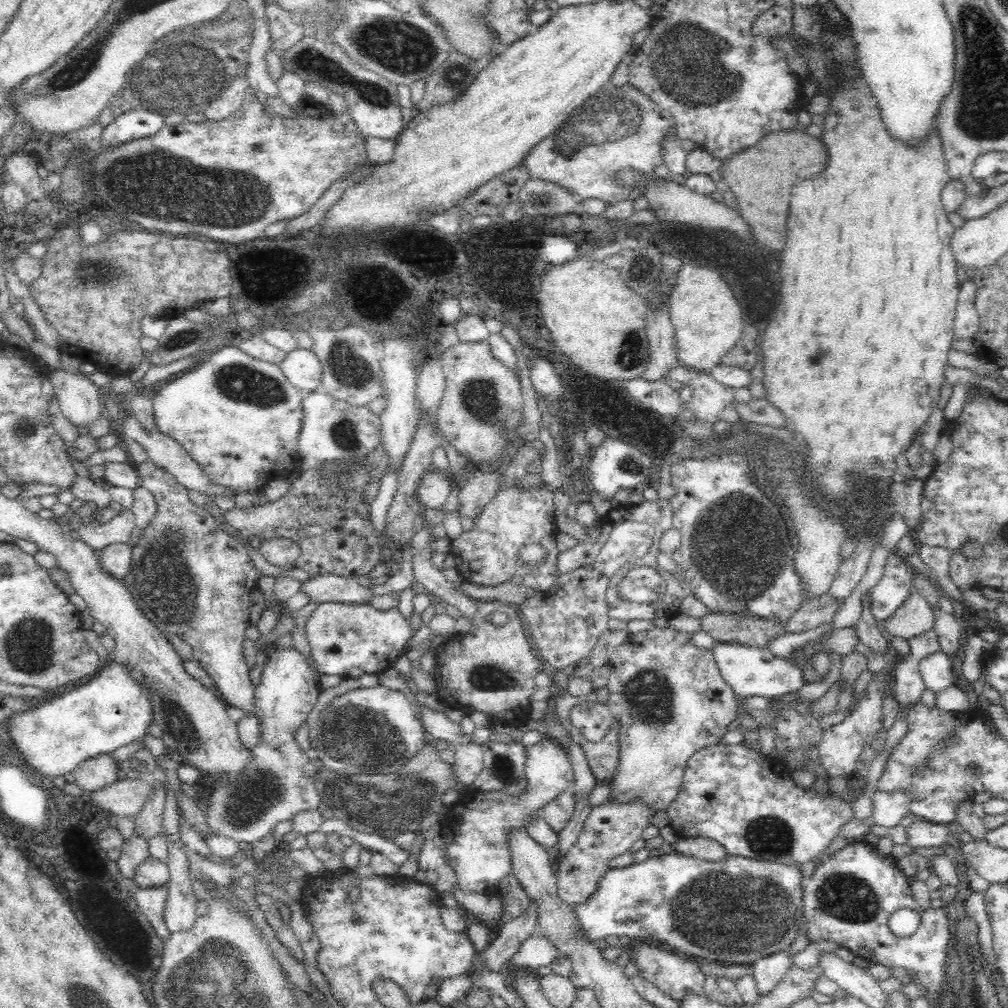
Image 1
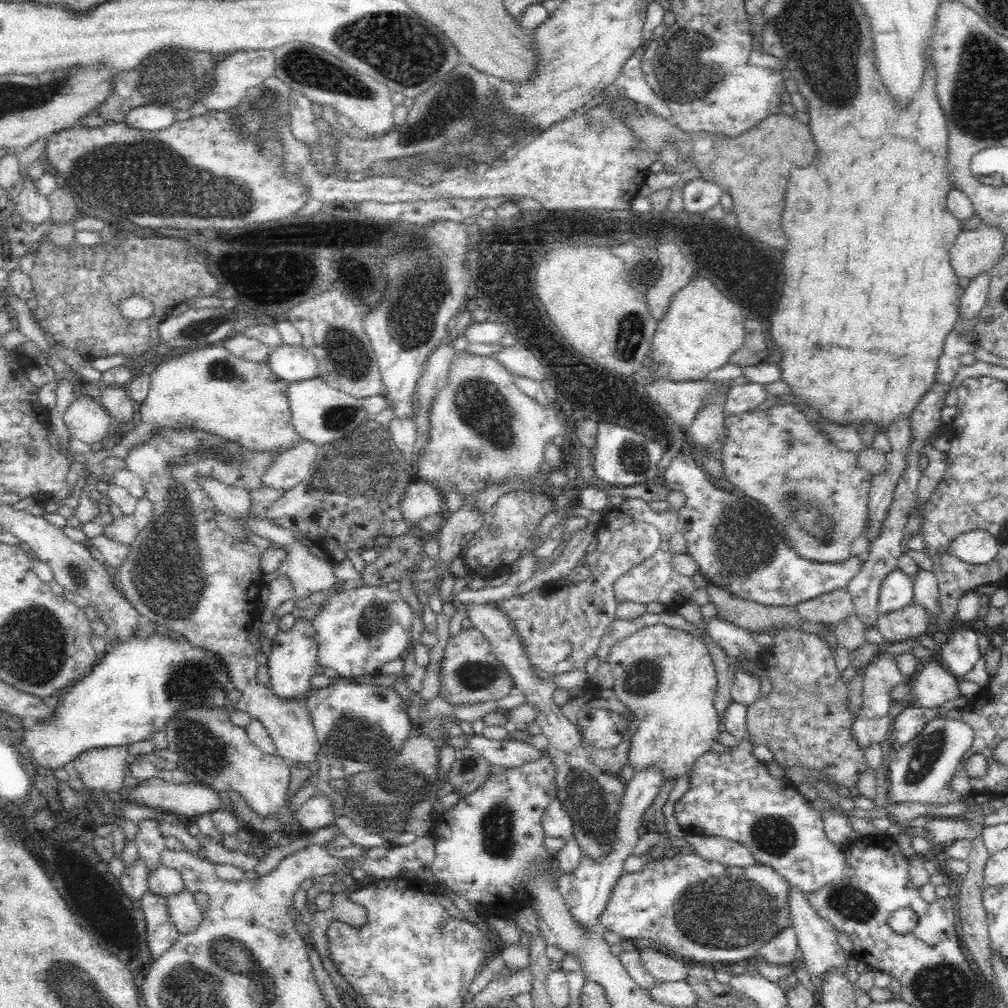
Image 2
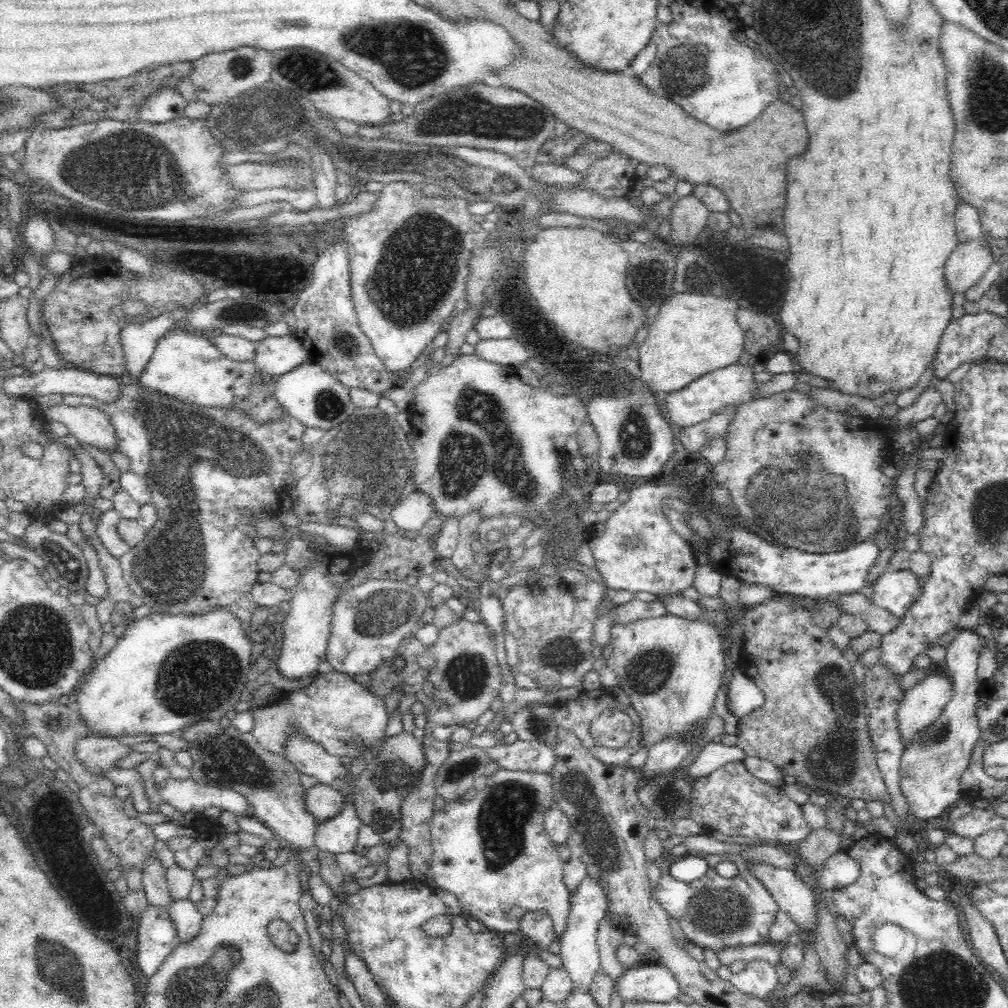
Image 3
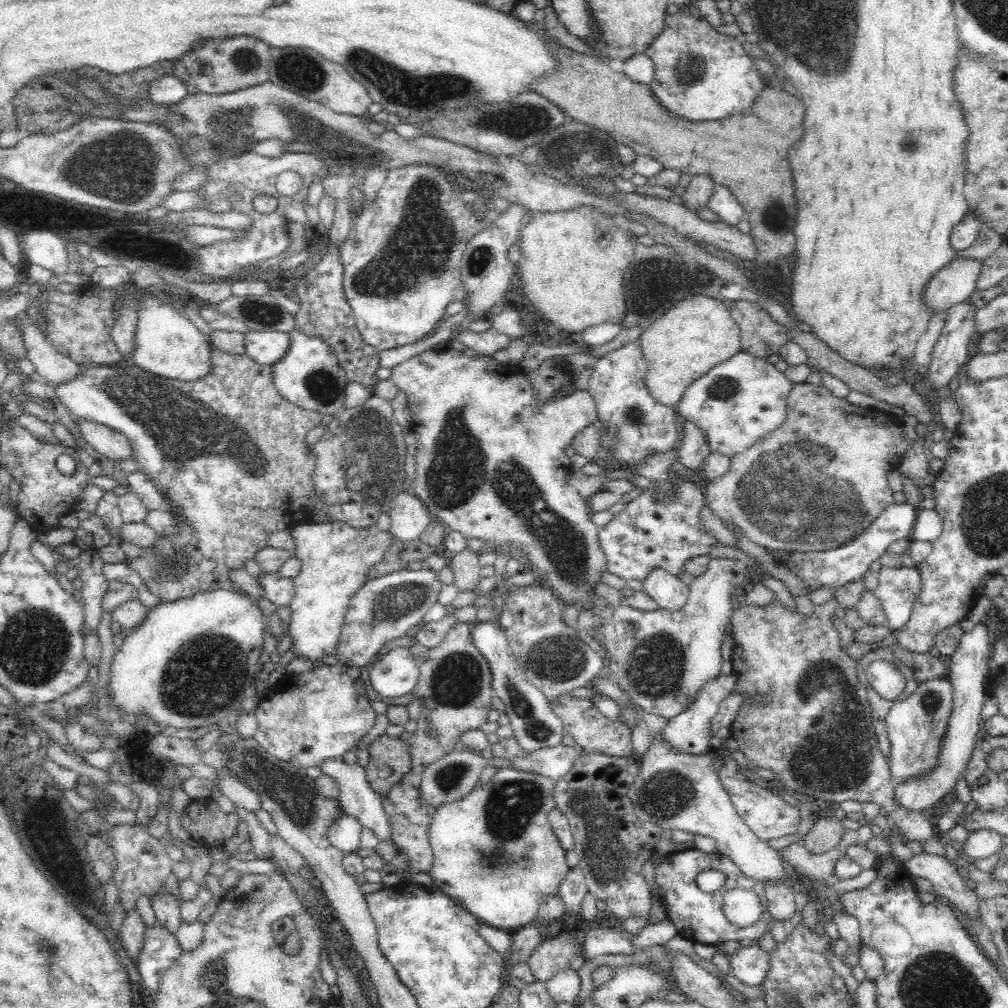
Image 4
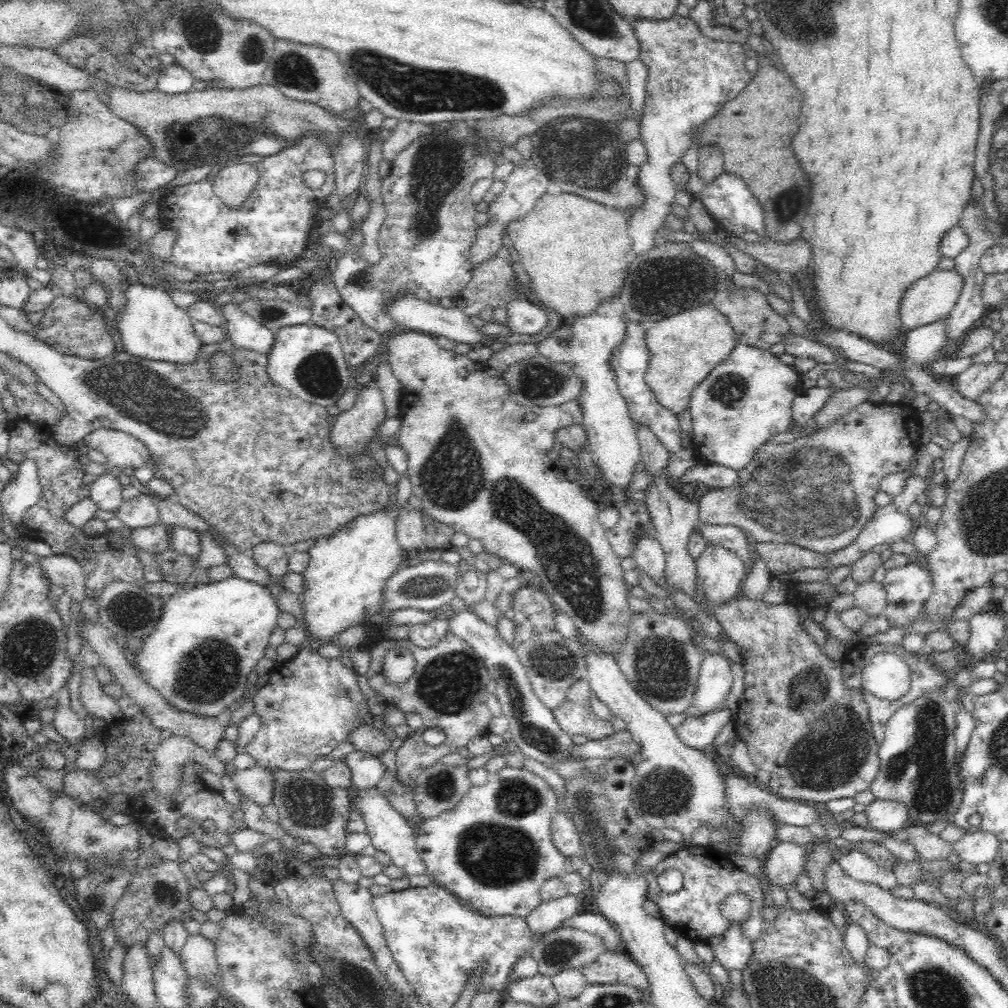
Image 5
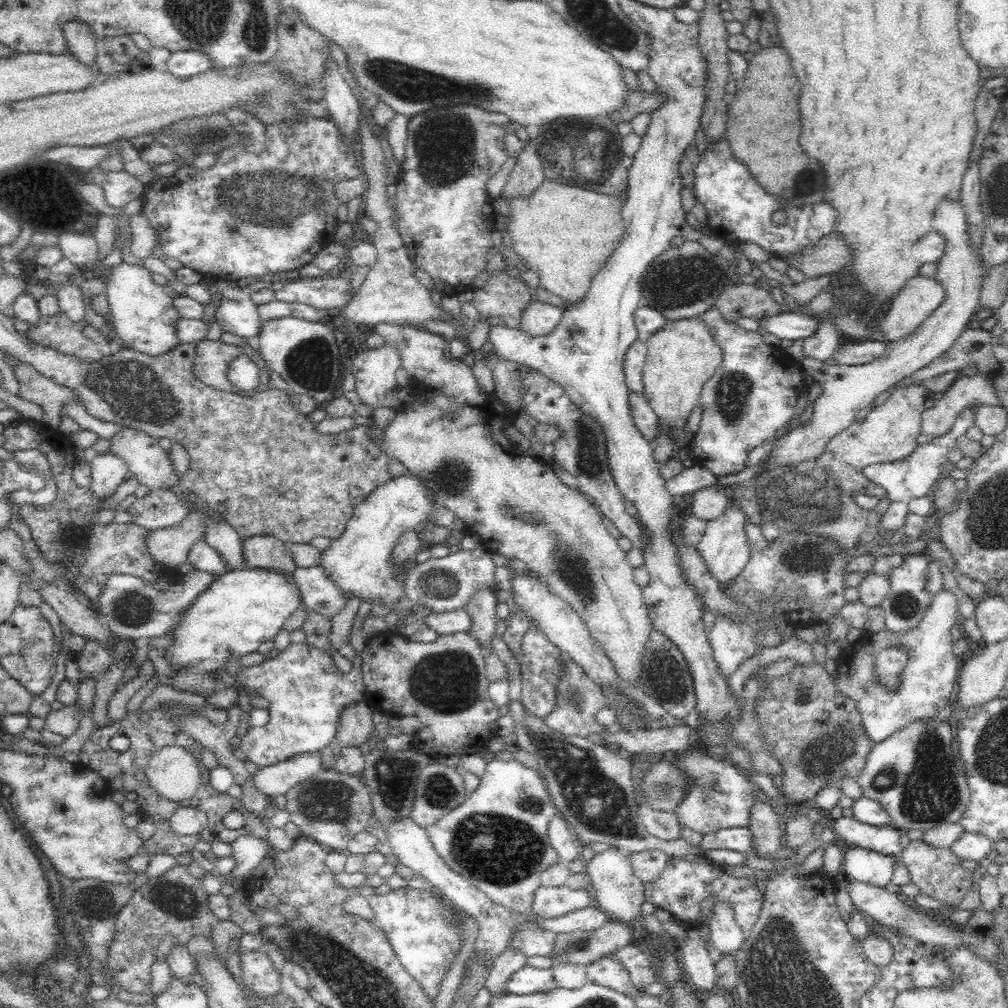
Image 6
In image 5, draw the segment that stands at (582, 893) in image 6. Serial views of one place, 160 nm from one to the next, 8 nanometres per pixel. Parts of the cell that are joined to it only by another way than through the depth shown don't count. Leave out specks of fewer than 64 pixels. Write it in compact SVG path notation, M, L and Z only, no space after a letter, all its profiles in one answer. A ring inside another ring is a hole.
M566 892L560 898L550 898L550 900L540 900L540 904L525 916L525 921L528 923L528 928L532 932L539 934L546 934L552 930L560 927L560 924L574 916L580 909L582 904L588 901L588 896L577 895L574 896Z

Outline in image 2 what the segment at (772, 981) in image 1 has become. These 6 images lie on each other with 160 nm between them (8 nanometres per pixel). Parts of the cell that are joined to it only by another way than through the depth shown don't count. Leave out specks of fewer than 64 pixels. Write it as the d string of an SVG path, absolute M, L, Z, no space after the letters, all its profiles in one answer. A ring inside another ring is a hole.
M784 926L774 938L760 947L758 958L768 964L790 965L795 963L795 954L799 949L797 934L792 926Z

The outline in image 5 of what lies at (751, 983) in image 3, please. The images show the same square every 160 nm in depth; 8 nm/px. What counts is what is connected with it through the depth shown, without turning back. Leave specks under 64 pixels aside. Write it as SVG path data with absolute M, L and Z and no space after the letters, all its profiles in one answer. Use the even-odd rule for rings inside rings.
M730 924L720 934L720 943L713 948L714 960L726 970L742 970L752 956L751 940L738 924Z

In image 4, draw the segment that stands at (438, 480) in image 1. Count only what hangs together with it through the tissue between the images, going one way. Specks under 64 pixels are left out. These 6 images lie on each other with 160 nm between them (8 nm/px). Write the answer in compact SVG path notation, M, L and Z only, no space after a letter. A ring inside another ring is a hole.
M400 490L392 498L389 515L392 519L389 532L394 540L402 542L418 539L433 520L424 503L406 490Z

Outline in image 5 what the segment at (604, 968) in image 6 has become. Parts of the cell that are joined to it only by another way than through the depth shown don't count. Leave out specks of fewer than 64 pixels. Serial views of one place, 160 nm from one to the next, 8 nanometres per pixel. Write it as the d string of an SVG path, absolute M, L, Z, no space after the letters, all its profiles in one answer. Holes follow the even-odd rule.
M612 949L581 968L588 984L626 984L649 990L648 979L625 949Z

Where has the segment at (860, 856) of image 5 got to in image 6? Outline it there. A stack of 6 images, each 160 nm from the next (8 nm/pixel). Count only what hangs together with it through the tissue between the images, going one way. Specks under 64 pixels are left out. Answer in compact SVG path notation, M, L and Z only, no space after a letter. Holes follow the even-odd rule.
M845 848L842 873L848 880L884 887L891 882L900 855L886 855L866 848Z

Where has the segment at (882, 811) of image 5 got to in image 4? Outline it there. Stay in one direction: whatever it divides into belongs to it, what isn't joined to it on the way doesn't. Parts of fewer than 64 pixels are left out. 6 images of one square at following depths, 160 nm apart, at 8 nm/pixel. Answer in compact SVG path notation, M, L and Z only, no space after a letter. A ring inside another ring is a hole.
M981 621L962 635L958 648L947 657L949 673L946 677L951 680L954 700L948 732L944 734L940 762L930 774L895 786L893 798L898 806L928 813L929 809L942 798L954 794L956 778L961 772L965 772L967 763L971 760L976 736L981 726L981 711L986 698L985 681L991 675L988 662L993 648L994 642L990 640L988 627Z

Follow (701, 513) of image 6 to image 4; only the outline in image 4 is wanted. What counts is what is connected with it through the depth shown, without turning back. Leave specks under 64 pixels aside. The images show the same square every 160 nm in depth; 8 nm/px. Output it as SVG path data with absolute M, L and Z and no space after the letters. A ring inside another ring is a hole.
M807 383L795 384L792 387L787 398L787 405L787 419L774 432L758 439L747 451L733 456L730 470L725 475L709 480L706 493L701 496L702 503L708 505L710 511L718 516L724 526L740 529L752 542L769 550L782 548L800 552L825 551L842 546L854 540L861 531L865 531L869 524L884 511L884 508L895 503L892 489L888 486L887 474L897 470L904 453L909 448L908 437L903 430L902 412L899 410L882 412L872 406L850 404L848 401L833 395L824 385L815 386Z

